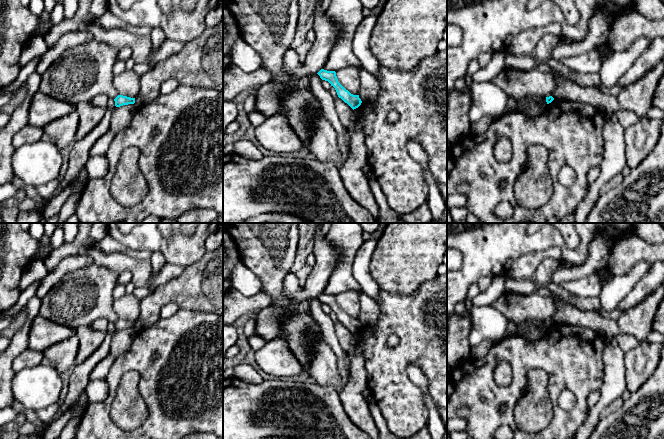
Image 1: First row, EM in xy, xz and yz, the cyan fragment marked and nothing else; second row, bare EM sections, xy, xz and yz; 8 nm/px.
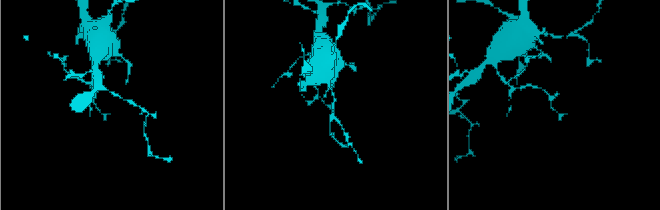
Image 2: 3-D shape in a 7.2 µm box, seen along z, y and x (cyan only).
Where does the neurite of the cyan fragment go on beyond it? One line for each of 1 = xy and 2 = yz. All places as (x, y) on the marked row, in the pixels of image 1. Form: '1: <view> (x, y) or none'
1: none
2: none

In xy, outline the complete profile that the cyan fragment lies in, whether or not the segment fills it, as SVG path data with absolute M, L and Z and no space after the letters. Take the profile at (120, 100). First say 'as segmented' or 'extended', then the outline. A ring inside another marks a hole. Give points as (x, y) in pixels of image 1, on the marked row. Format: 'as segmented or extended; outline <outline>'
as segmented; outline M118 95L114 99L114 101L115 101L115 106L120 107L120 106L123 106L123 105L134 104L135 98L130 98L130 97L123 96L123 95Z

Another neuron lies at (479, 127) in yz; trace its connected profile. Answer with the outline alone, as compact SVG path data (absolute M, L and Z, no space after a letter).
M491 115L482 116L479 120L470 124L470 133L475 135L481 135L485 133L491 121Z

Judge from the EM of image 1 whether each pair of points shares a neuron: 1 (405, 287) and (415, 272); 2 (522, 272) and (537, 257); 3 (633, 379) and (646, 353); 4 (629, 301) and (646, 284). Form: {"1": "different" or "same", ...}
{"1": "same", "2": "same", "3": "same", "4": "same"}

